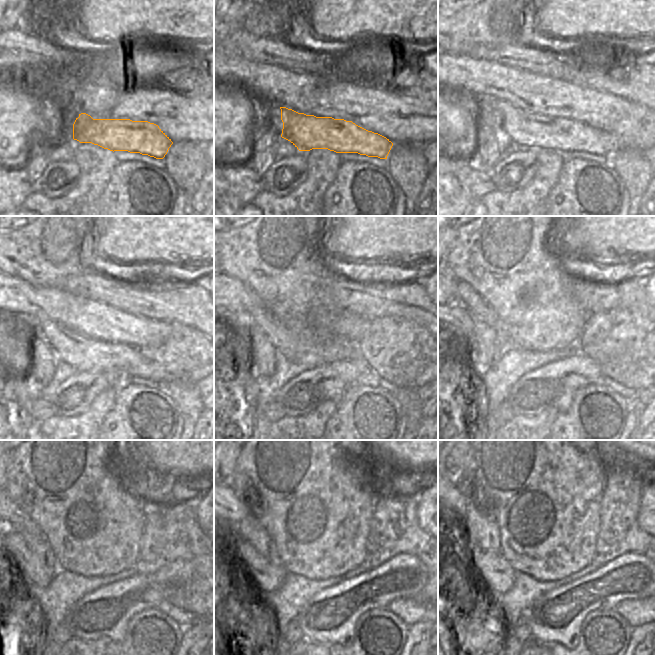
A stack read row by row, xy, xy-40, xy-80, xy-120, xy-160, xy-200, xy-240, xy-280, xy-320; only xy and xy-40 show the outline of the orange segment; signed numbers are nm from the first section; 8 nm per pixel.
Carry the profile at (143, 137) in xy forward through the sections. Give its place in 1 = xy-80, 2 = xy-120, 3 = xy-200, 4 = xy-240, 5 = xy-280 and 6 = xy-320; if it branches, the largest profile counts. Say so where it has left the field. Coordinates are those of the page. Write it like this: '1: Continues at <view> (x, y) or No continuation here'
1: Continues at xy-80 (531, 132)
2: Continues at xy-120 (83, 353)
3: Continues at xy-200 (466, 295)
4: Continues at xy-240 (11, 516)
5: Continues at xy-280 (234, 511)
6: Continues at xy-320 (467, 486).

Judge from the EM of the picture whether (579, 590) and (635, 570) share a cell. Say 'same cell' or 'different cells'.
same cell

